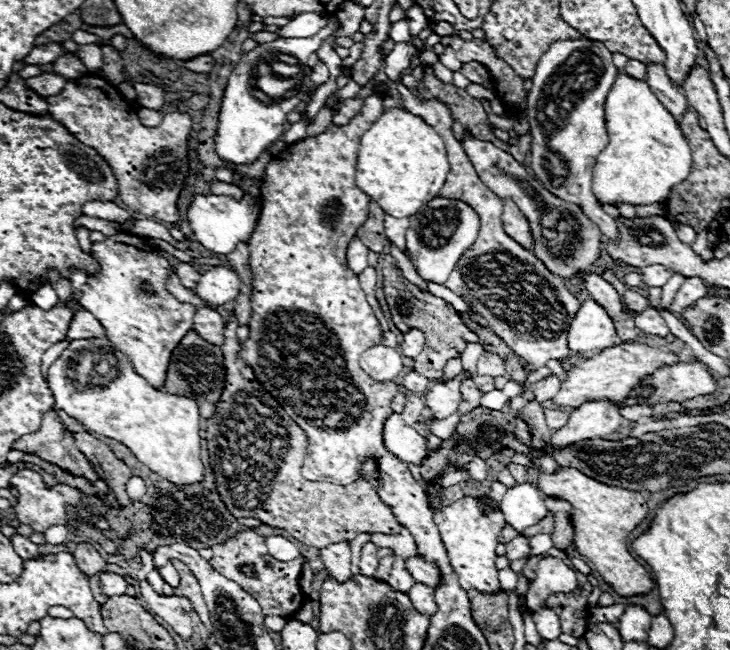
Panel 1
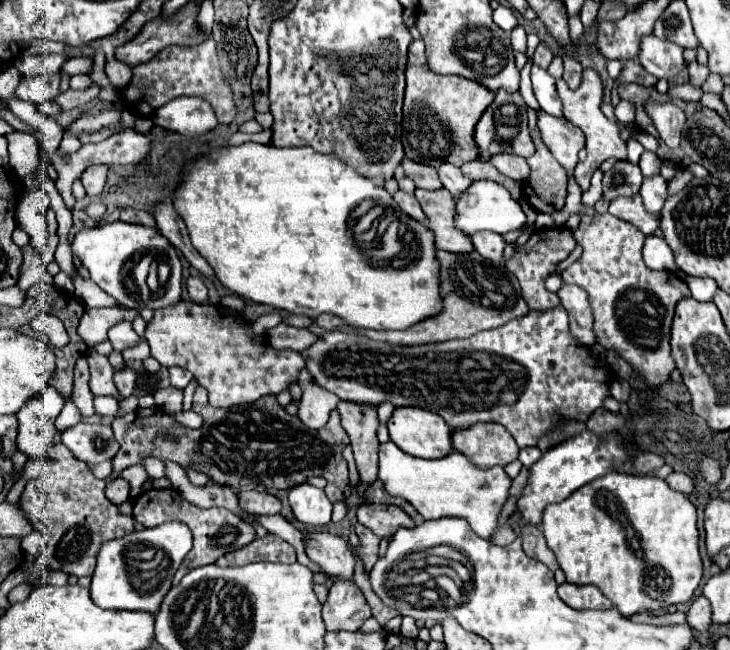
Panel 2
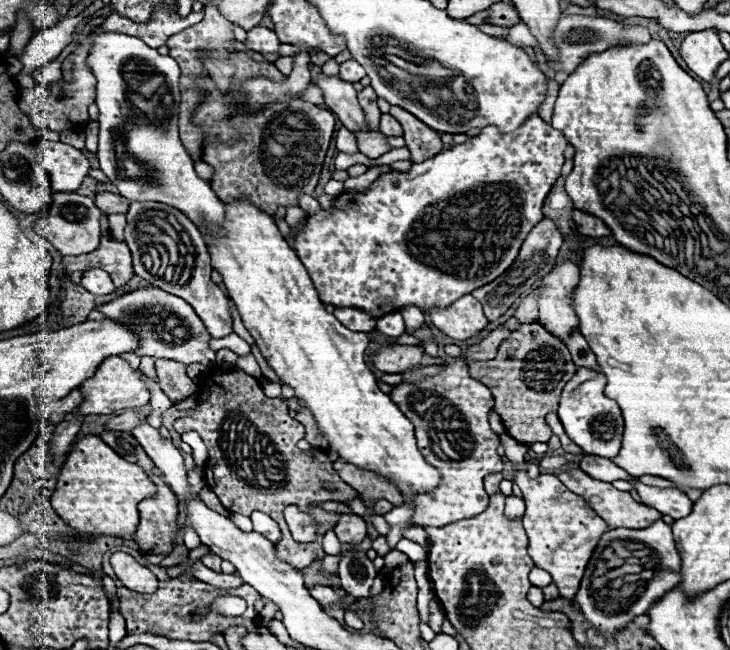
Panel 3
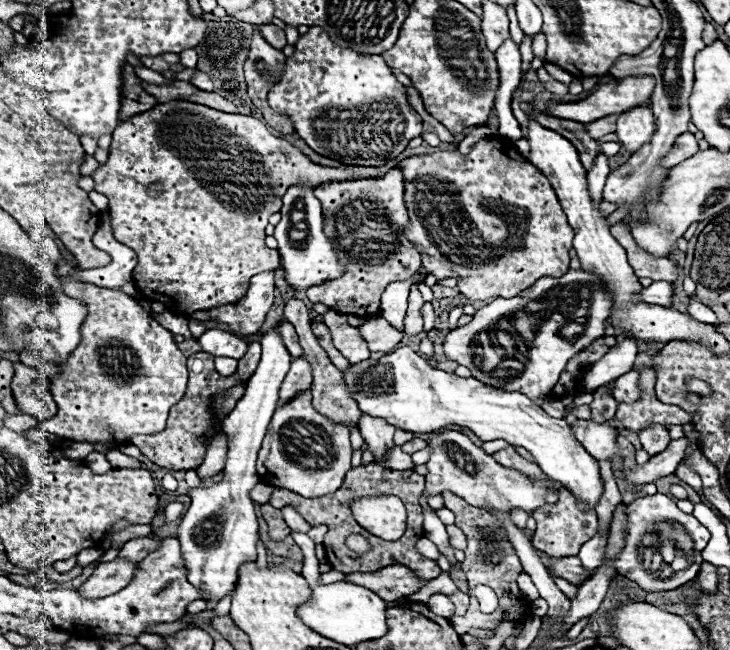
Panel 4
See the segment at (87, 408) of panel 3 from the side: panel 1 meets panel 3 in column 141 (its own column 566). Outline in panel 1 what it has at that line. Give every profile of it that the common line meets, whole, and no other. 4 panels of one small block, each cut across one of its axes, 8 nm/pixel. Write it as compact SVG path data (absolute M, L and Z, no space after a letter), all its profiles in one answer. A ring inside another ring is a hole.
M622 344L604 348L600 354L596 354L590 360L578 362L572 366L572 370L566 372L566 382L562 382L560 392L552 398L558 406L580 406L592 398L612 398L612 400L624 400L628 390L638 384L642 376L652 374L662 364L674 364L678 362L678 356L672 352L662 352L656 348L650 348L646 344Z

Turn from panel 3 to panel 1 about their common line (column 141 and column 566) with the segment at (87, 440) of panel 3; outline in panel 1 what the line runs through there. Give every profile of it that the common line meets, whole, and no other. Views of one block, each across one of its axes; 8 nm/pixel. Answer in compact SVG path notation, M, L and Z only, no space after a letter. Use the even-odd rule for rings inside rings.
M530 464L526 466L526 480L530 484L536 484L544 496L556 496L572 504L570 522L574 526L574 548L596 566L602 578L614 586L618 594L646 594L654 586L652 578L634 560L626 544L628 534L634 530L634 526L648 516L648 504L640 492L600 484L576 468L558 468L554 474L544 474L540 468L536 468L536 464Z

